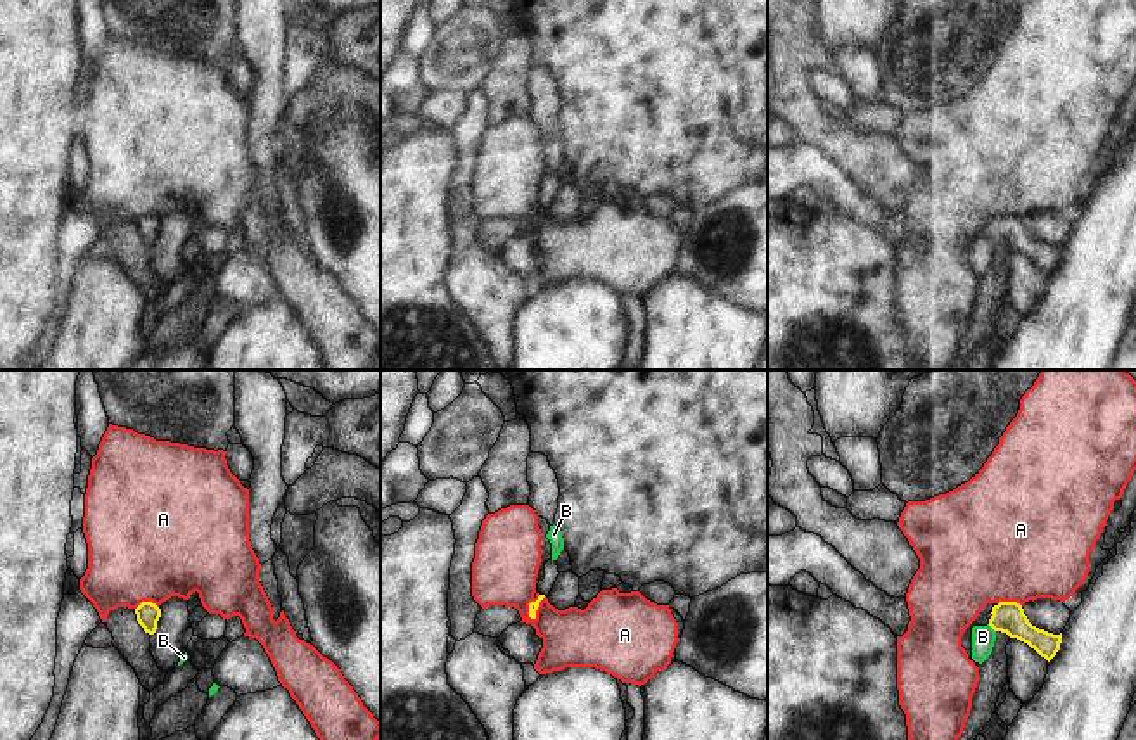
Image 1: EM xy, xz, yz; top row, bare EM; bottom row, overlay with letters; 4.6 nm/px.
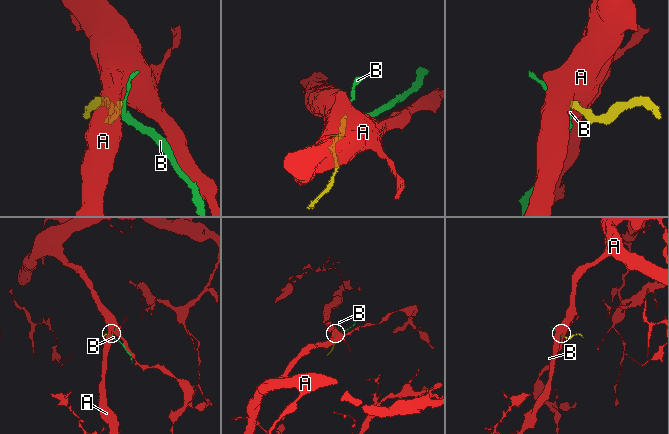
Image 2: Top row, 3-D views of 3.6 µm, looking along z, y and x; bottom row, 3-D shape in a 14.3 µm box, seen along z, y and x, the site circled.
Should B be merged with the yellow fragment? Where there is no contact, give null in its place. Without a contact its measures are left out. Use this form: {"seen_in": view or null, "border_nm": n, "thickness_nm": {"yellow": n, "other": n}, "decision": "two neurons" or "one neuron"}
{"seen_in": "yz", "border_nm": 50, "thickness_nm": {"yellow": 150, "other": 110}, "decision": "two neurons"}

